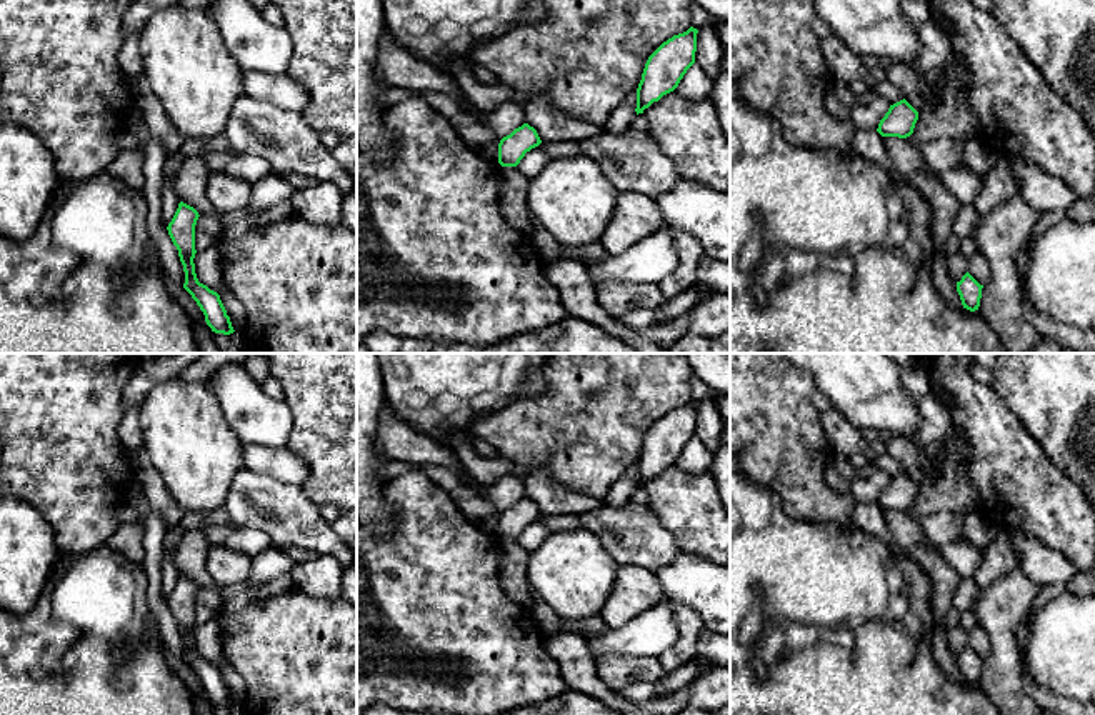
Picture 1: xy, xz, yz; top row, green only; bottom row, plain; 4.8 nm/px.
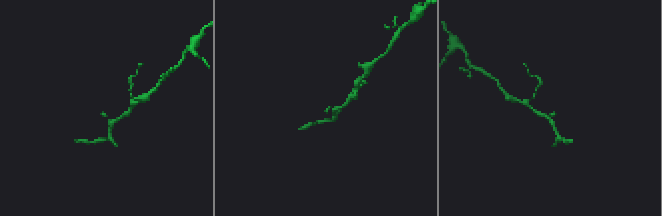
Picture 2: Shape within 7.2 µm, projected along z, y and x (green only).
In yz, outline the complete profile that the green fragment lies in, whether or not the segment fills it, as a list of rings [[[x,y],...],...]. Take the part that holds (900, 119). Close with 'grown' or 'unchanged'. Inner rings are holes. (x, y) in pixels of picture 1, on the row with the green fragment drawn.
[[[903,98],[890,105],[885,117],[880,120],[877,132],[882,137],[907,138],[913,133],[918,112]]]; unchanged

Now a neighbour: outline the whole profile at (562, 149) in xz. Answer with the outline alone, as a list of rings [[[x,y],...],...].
[[[578,142],[540,143],[538,148],[545,150],[552,158],[572,158],[585,155]]]

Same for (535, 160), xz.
[[[535,147],[530,152],[525,153],[525,157],[517,165],[518,172],[522,172],[525,177],[533,178],[537,177],[548,163],[552,162],[552,157],[547,155],[545,150]]]

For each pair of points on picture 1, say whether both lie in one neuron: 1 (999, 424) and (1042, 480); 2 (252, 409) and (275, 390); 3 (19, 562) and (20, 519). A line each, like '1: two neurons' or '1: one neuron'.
1: one neuron
2: two neurons
3: one neuron

